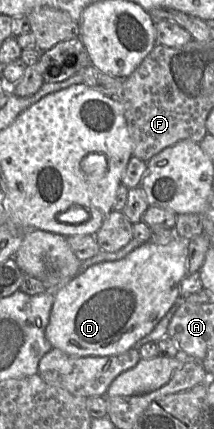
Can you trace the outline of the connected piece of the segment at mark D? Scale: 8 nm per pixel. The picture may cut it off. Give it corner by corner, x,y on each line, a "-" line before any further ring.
174,238
167,244
143,243
120,260
102,261
83,268
54,293
45,337
52,348
72,356
121,354
148,335
180,298
180,284
186,274
187,242

